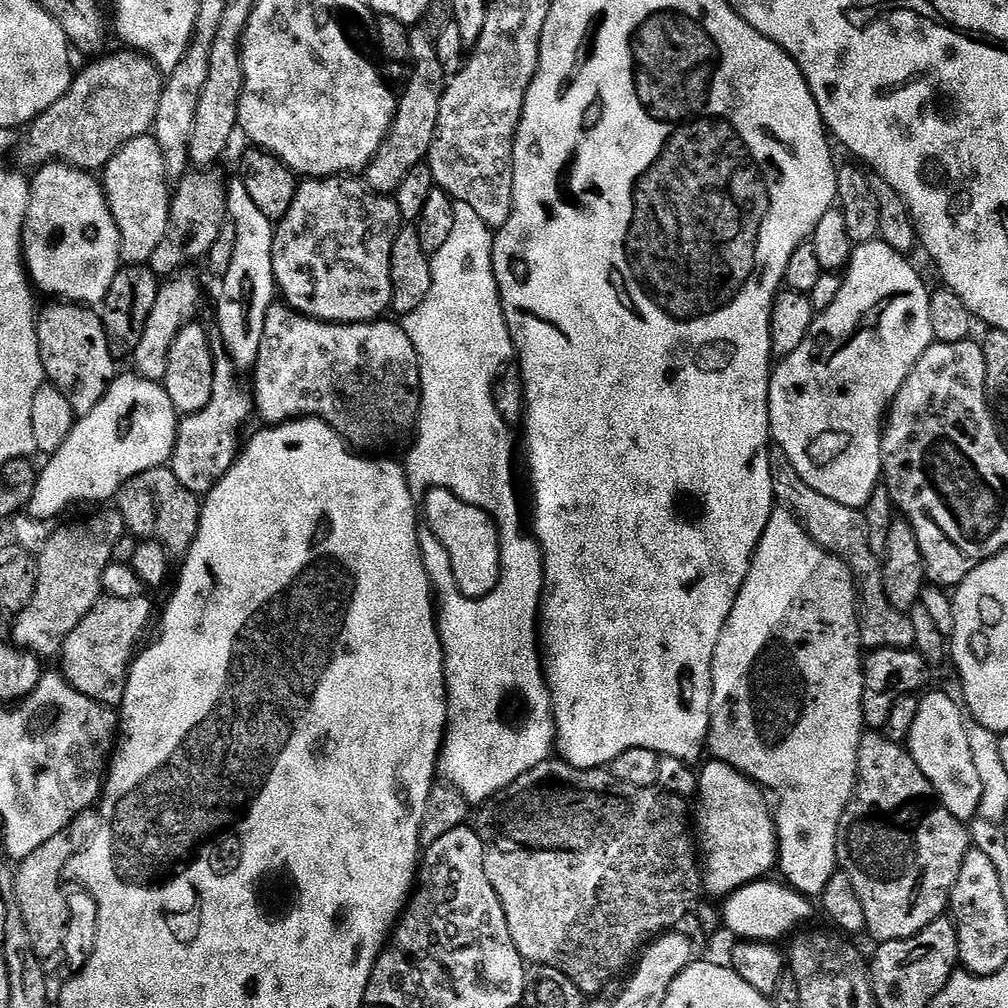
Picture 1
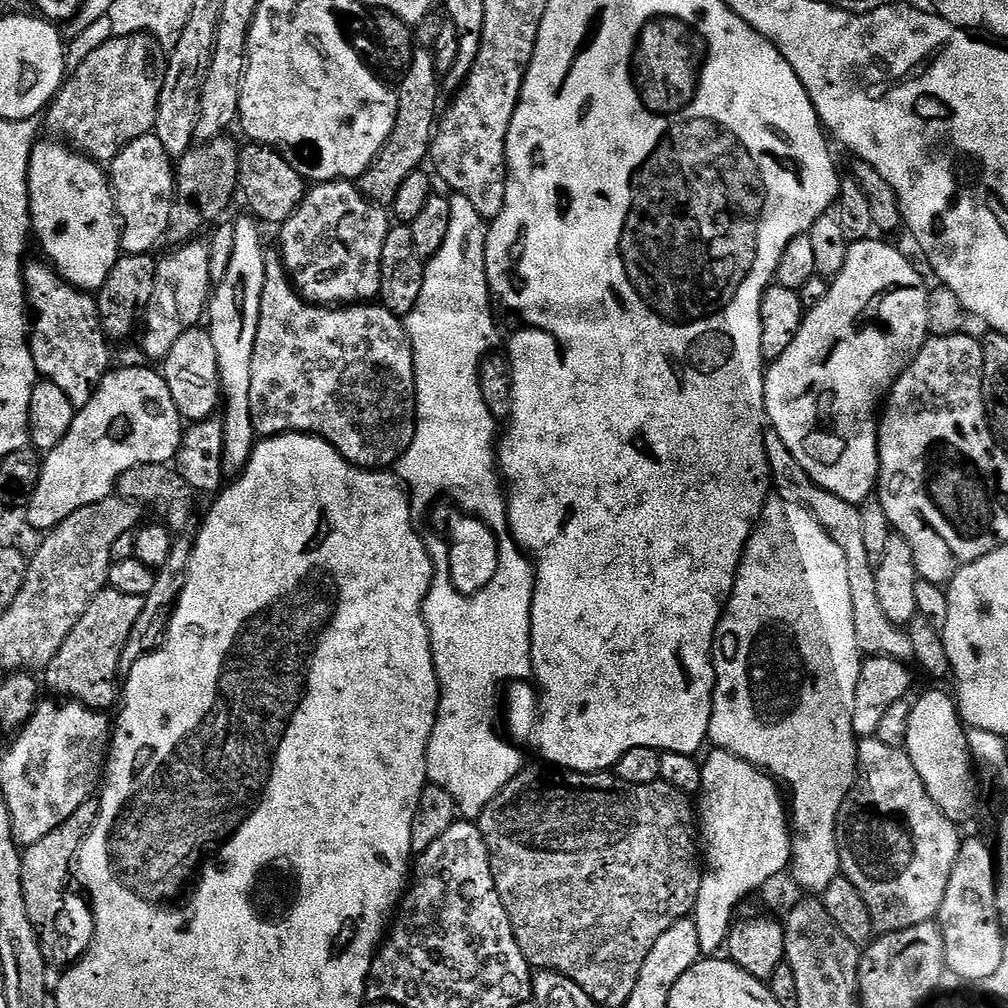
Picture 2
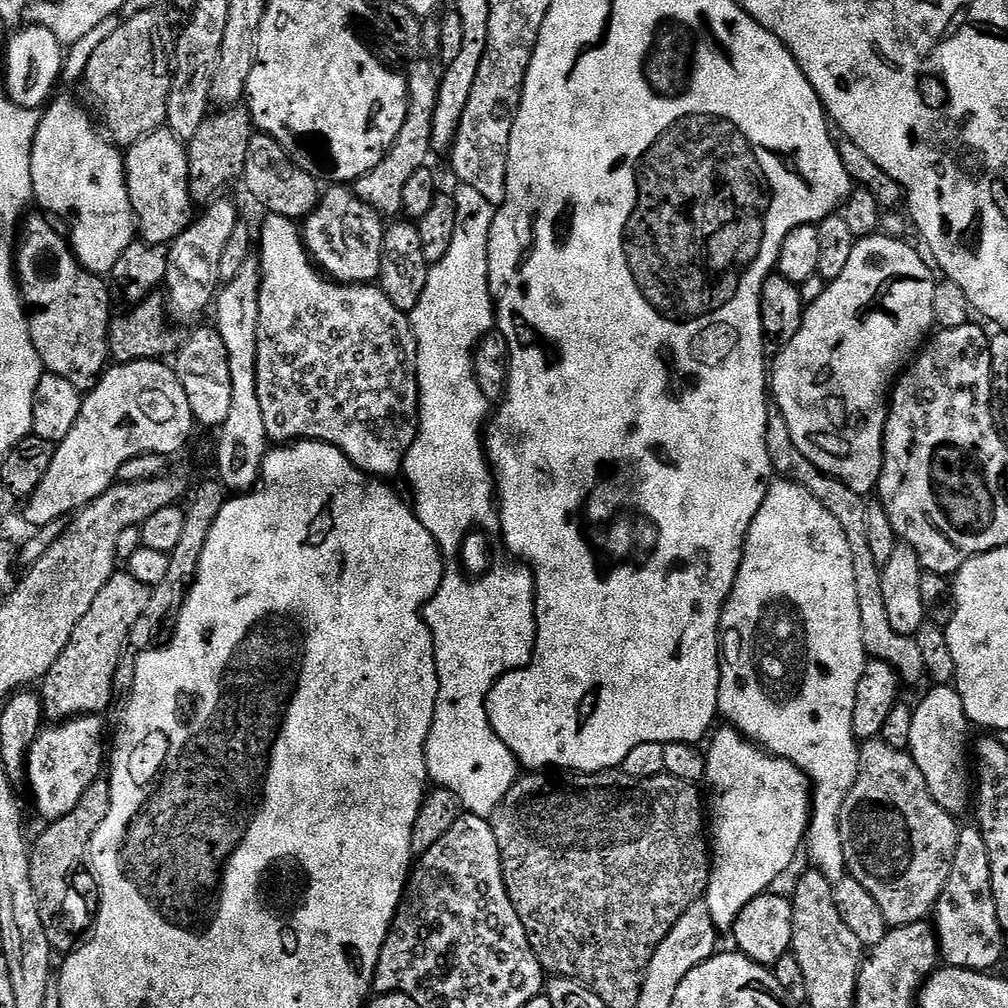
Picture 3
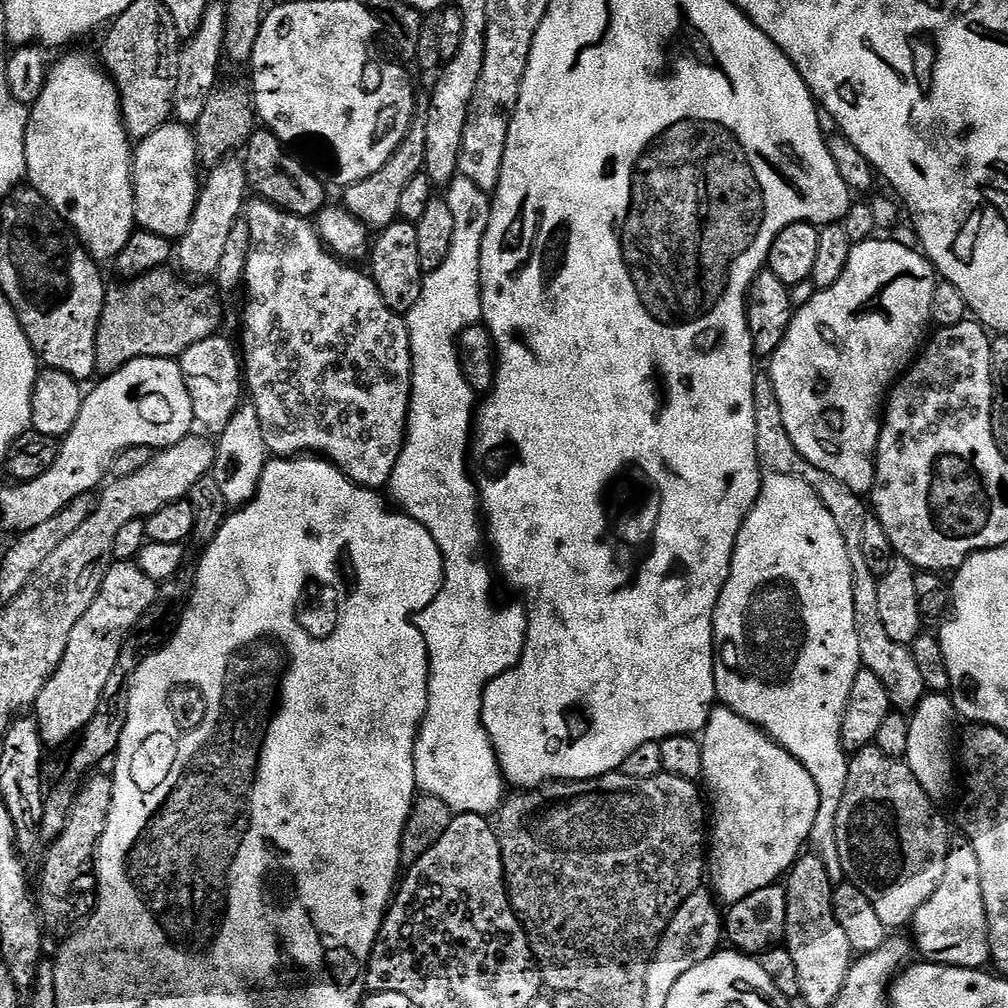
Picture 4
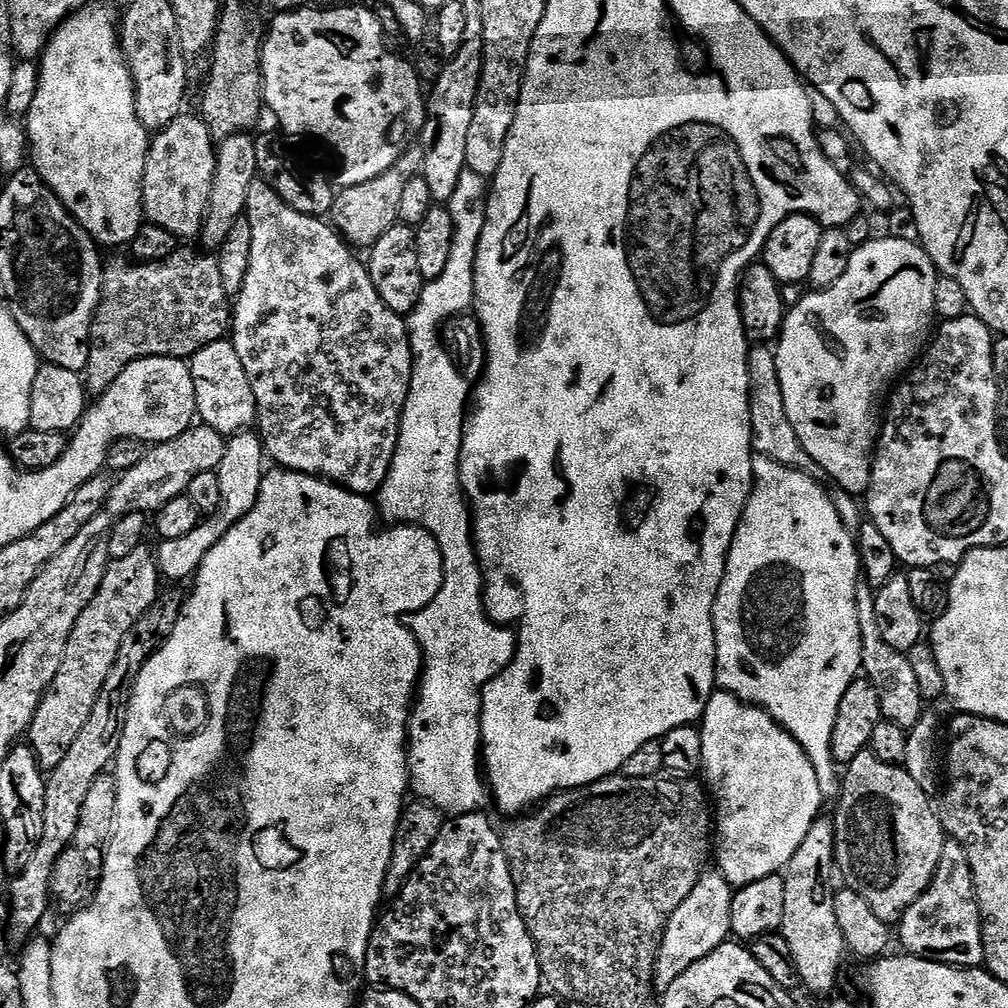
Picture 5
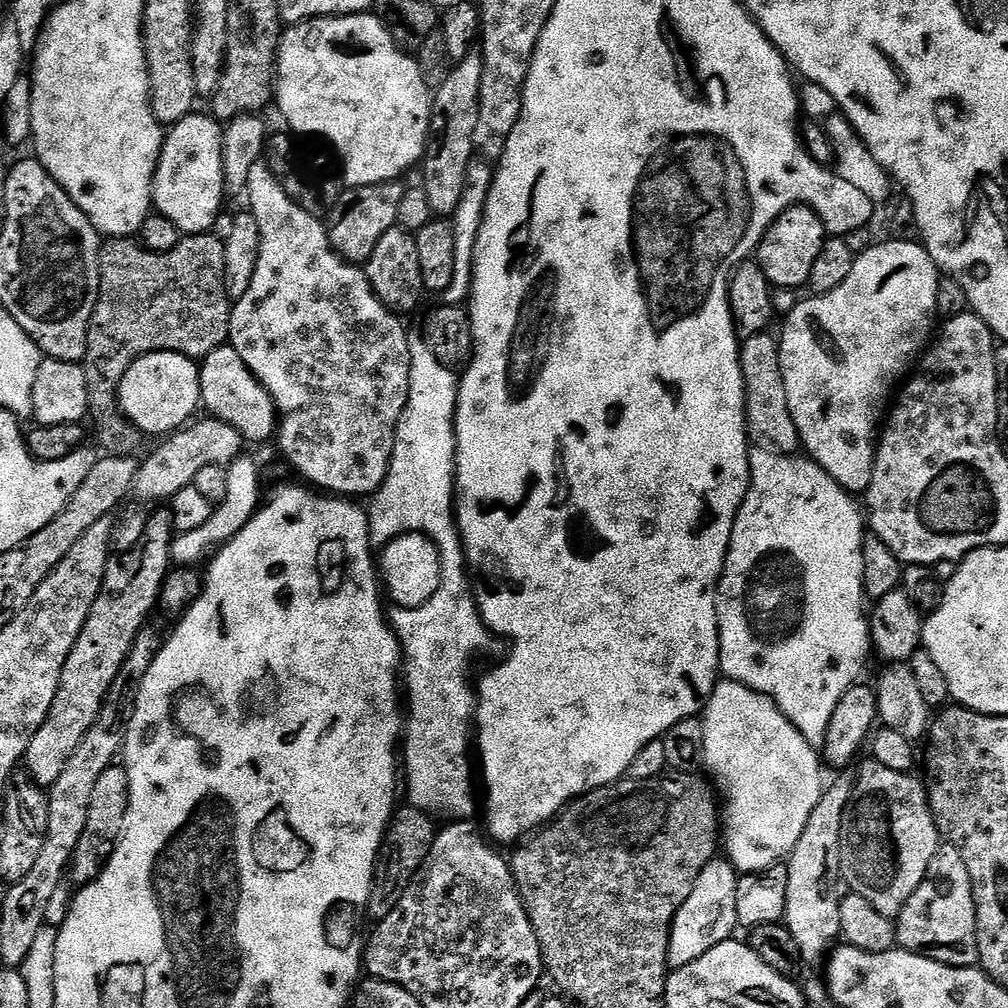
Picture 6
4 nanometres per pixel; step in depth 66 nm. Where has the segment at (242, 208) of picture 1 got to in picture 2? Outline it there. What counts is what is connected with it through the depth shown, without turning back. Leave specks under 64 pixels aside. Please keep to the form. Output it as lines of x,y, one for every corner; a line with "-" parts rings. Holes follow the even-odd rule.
244,214
240,221
236,220
234,225
234,252
230,266
226,270
226,276
215,285
206,311
206,329
214,342
220,371
224,471
228,474
243,472
258,443
250,406
250,362
254,362
254,346
258,338
258,322
262,310
262,290
266,286
266,249
264,236
260,233
261,225
248,214

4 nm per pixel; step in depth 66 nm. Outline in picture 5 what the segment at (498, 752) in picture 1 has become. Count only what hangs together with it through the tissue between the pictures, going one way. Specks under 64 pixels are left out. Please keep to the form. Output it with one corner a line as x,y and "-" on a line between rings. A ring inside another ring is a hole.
465,171
462,178
458,178
458,186
454,190
454,198
446,202
448,213
454,218
454,246
450,249
450,262
446,262
446,270
438,274
438,278
427,281
420,292
420,301
414,310
408,313
406,323
408,326
408,339
412,342
412,385
406,398
404,413
400,419
400,433
398,434
398,446
392,459
392,465
388,471
388,476
384,480
383,486
378,493
378,512
381,517
384,516
388,522
399,522
404,526
415,526
425,528
432,537
438,542
440,553
444,559
444,581
438,590
436,597
425,606
421,612
411,613
407,617
406,623
412,629
414,638
420,643
420,655
422,657
422,671
420,673
420,683
418,685
418,695
414,700
412,715
408,722
408,778
410,788
413,793
417,792
419,799
425,804
431,804
433,808
439,808
441,813
449,817
465,816
471,812
484,812
487,804
490,804
490,788
482,775
482,737
480,735
480,705
482,703
482,689
502,670
506,670
512,665
512,659
516,657
516,645
518,636
511,627
501,626
495,620
490,619
488,612
484,608
484,576
480,572
480,559
476,557
476,546
474,543
474,529
472,527
472,518
470,515
470,505
464,495
464,487
460,484
460,451
464,445
464,426
466,423
465,405
470,400
470,384
464,379
464,373
457,367
453,353
448,350
442,339
442,326
446,325
449,320
456,316
463,316
473,307
476,295
474,294
474,270
476,269
476,255
478,254
478,242
482,234
482,226
486,226
486,210
488,209
488,194
490,184
487,179
470,171

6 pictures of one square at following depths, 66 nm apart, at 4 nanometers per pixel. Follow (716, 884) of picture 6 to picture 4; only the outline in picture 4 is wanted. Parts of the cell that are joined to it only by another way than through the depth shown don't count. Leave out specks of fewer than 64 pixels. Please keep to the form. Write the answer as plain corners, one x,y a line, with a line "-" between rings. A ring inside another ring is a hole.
704,890
695,892
690,898
684,900
683,906
676,911
674,918
668,923
664,937
656,948
656,955
652,957
652,962
648,965
644,998
649,1005
663,1005
674,982
678,982
678,978
682,978
686,970
698,966
698,962
710,958
721,947
722,912
719,910
721,911
717,901

